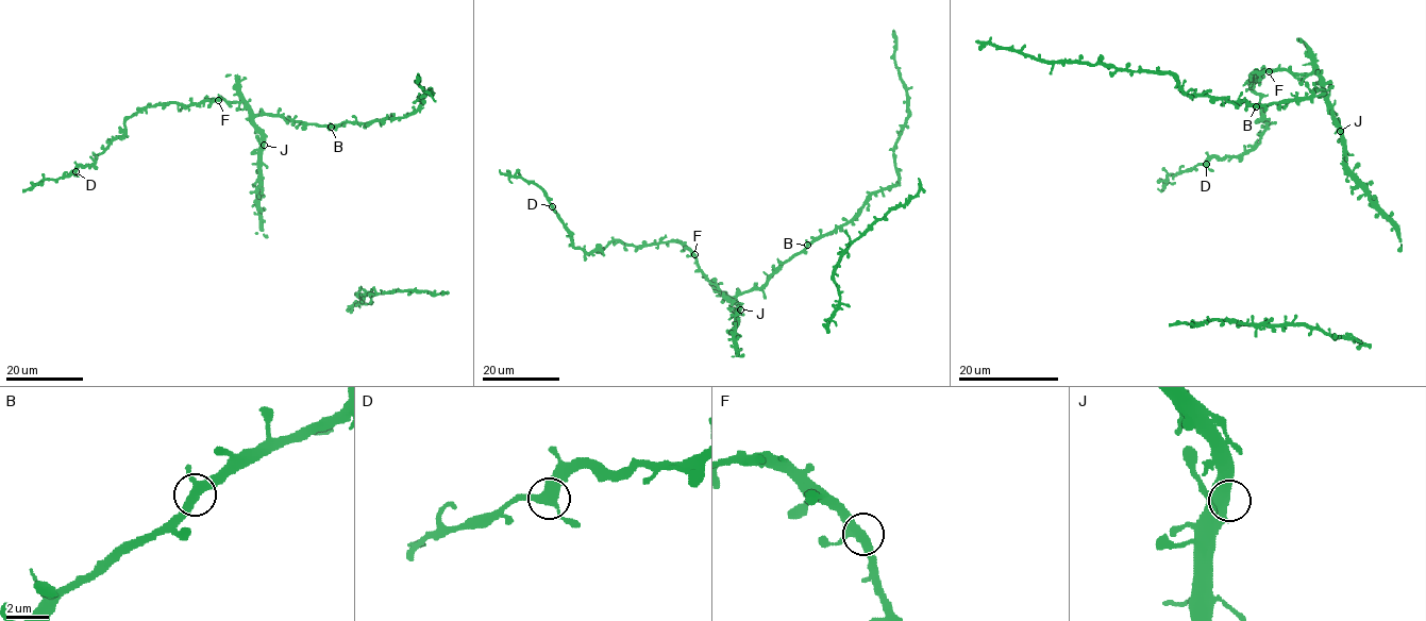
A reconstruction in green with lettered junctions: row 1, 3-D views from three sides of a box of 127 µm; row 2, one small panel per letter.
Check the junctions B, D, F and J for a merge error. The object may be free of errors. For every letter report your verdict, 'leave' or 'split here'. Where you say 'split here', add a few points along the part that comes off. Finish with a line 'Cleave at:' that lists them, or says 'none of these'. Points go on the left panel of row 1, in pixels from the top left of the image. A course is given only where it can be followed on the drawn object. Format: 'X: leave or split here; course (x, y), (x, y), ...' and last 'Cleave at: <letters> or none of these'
B: leave
D: leave
F: leave
J: leave
Cleave at: none of these

